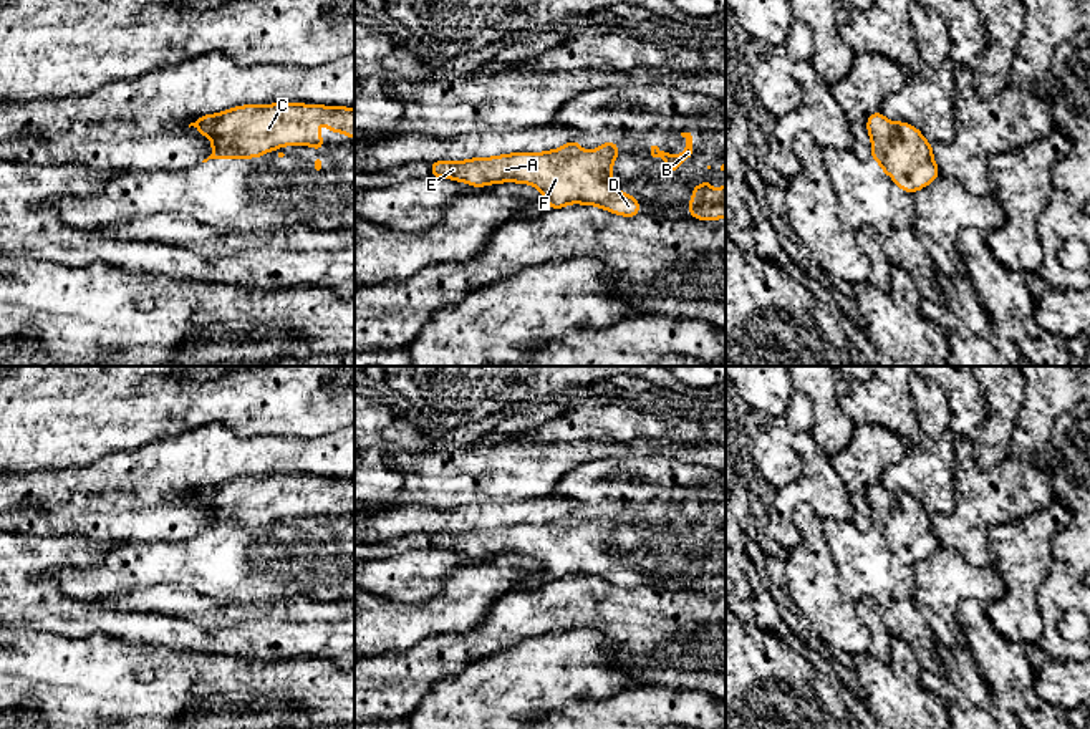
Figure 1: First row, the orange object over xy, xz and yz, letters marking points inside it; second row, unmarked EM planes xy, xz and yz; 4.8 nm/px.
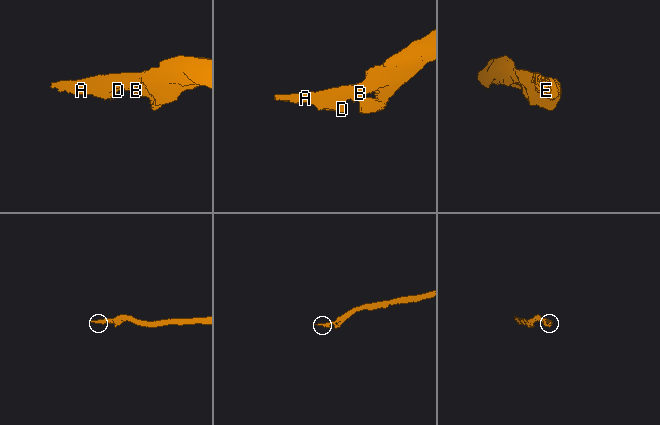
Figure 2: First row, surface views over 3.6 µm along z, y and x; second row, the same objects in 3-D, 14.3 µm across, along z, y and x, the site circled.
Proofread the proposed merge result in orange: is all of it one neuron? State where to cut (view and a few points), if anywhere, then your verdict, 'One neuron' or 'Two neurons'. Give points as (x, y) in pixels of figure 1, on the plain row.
No split. One neuron

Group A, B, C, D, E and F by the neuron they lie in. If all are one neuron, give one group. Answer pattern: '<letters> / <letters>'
A B C D E F

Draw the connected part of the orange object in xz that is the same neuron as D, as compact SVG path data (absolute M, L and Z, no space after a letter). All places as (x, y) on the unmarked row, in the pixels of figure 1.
M580 512L545 524L512 524L494 529L472 529L467 532L431 533L432 548L454 550L472 558L484 558L500 553L518 553L537 558L548 580L563 580L568 575L596 577L621 588L639 587L639 570L629 568L625 562L613 558L613 532L620 527L620 517L601 514L596 522L583 522Z

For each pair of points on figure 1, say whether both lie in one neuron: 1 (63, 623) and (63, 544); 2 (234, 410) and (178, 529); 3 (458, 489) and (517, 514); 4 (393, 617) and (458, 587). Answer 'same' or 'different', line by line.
1: same
2: different
3: different
4: same

